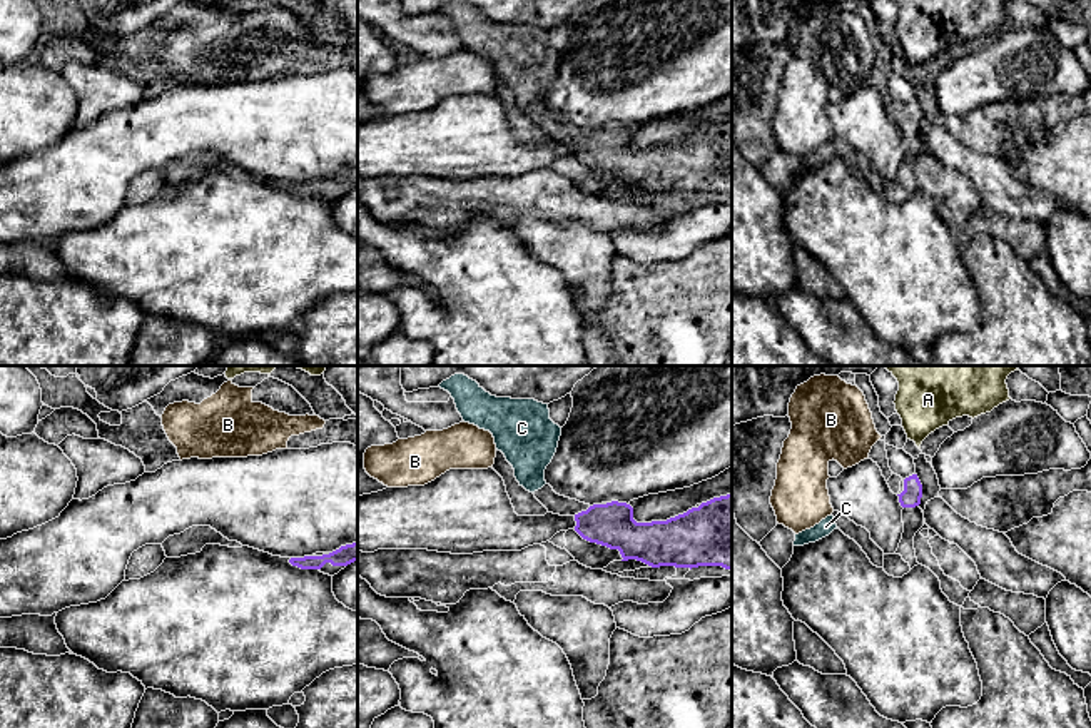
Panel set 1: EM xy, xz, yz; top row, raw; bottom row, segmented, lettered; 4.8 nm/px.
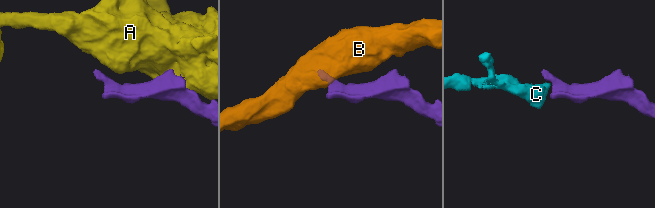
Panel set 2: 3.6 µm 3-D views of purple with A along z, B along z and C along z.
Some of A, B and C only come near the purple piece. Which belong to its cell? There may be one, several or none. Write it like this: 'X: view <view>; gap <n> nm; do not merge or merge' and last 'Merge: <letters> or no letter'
A: view yz; gap 130 nm; do not merge
B: view yz; gap 200 nm; do not merge
C: view xz; gap 200 nm; merge
Merge: C

